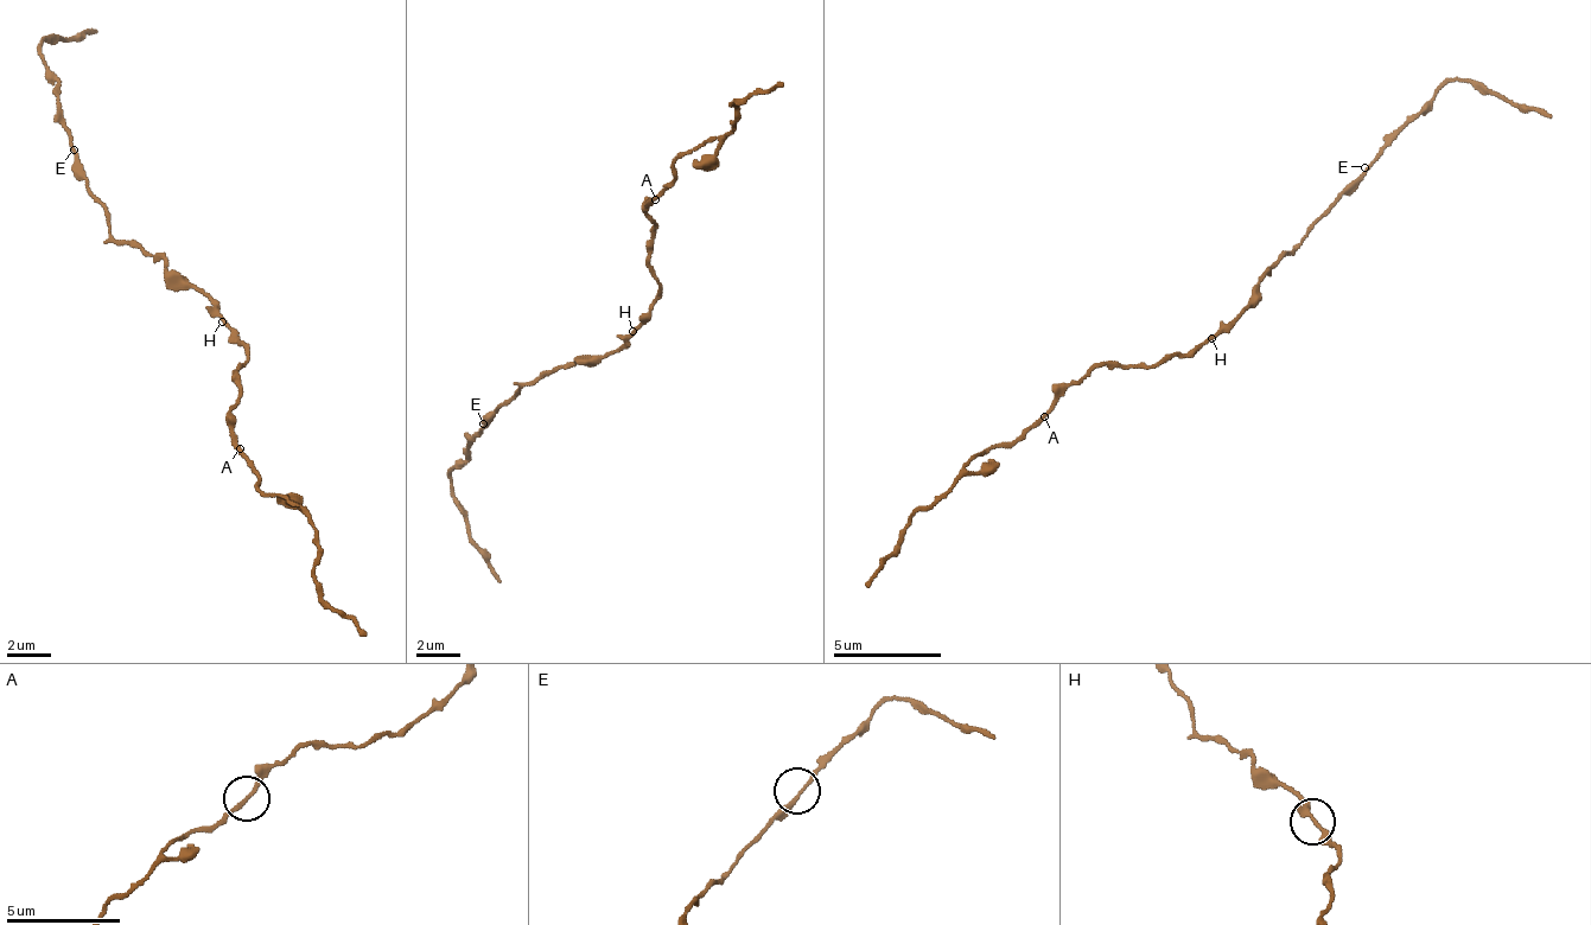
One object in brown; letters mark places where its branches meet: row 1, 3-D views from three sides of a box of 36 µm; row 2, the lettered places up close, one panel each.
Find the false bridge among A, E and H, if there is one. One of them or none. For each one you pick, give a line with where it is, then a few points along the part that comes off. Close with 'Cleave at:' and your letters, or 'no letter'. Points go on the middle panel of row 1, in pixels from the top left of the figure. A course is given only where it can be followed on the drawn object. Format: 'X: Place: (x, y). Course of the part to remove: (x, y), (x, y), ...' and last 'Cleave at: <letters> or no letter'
Cleave at: no letter

